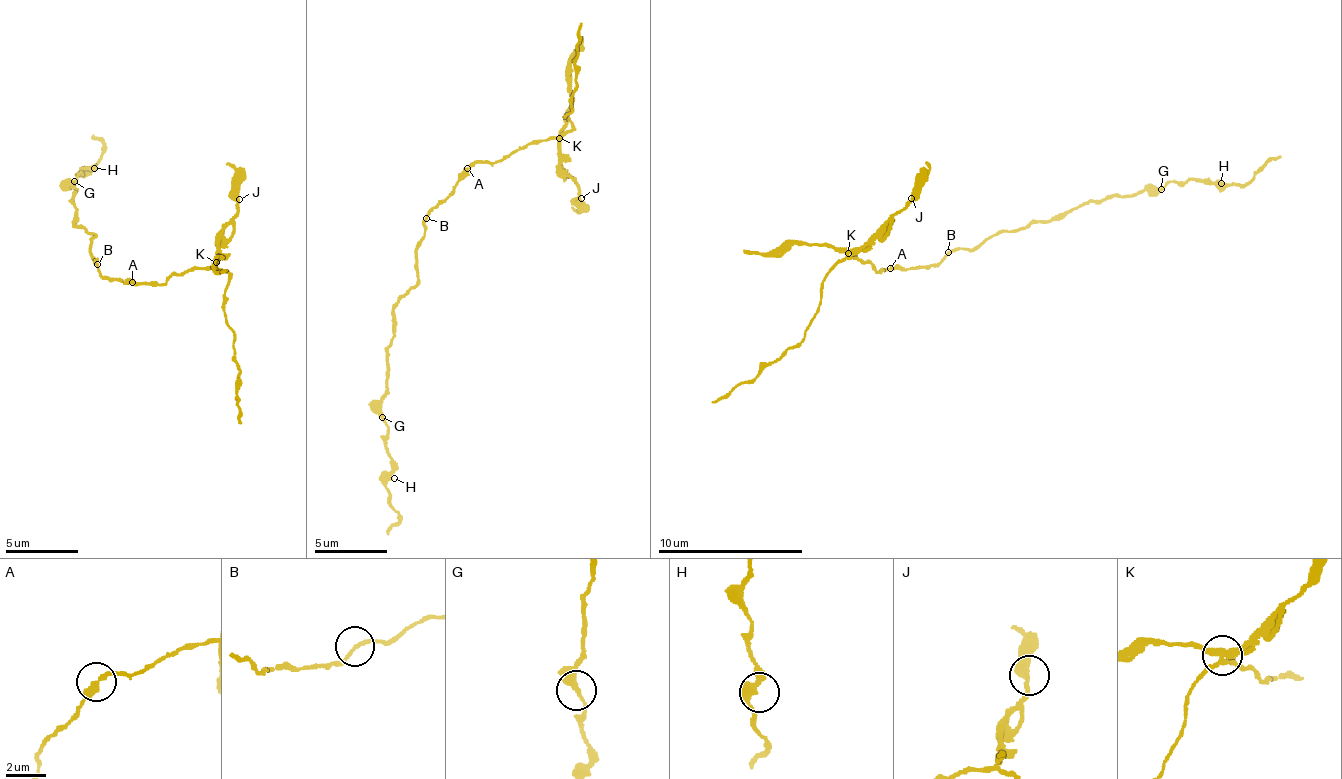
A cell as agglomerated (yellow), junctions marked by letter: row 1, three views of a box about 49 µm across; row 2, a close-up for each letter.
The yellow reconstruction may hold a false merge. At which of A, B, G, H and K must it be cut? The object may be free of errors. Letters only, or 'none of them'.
K

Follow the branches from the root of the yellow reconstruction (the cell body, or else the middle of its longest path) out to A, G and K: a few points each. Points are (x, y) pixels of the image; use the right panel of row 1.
A: (948, 256), (939, 264), (911, 266), (907, 270), (895, 270), (891, 267)
G: (948, 256), (959, 249), (978, 249), (1004, 230), (1058, 221), (1092, 199), (1135, 196), (1147, 188), (1161, 189)
K: (948, 256), (939, 264), (886, 271), (882, 268), (879, 270), (856, 255), (849, 257), (849, 253)

